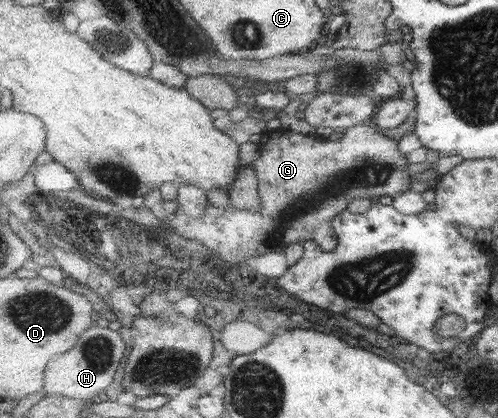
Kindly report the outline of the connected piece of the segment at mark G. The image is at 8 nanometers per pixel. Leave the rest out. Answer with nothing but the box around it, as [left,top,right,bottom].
[170,124,410,263]

